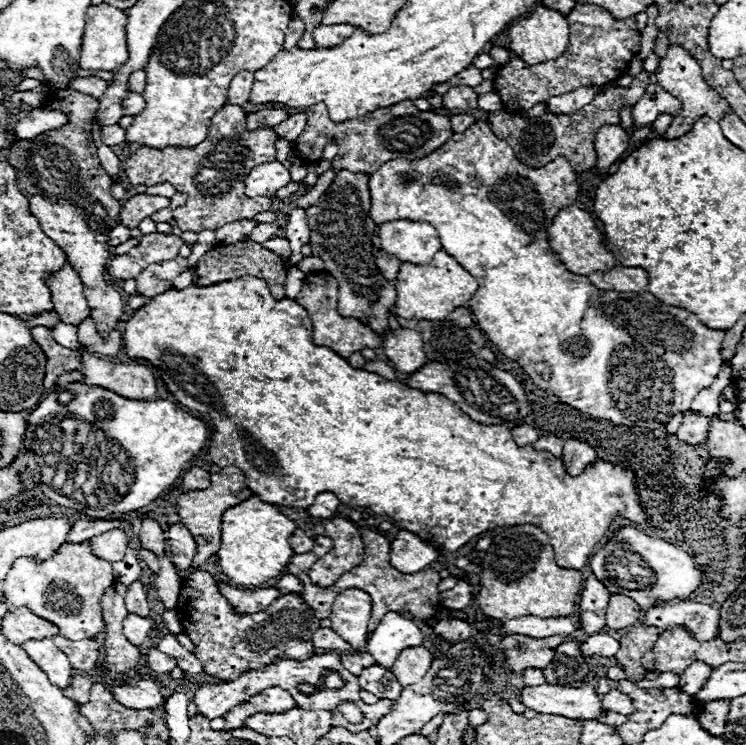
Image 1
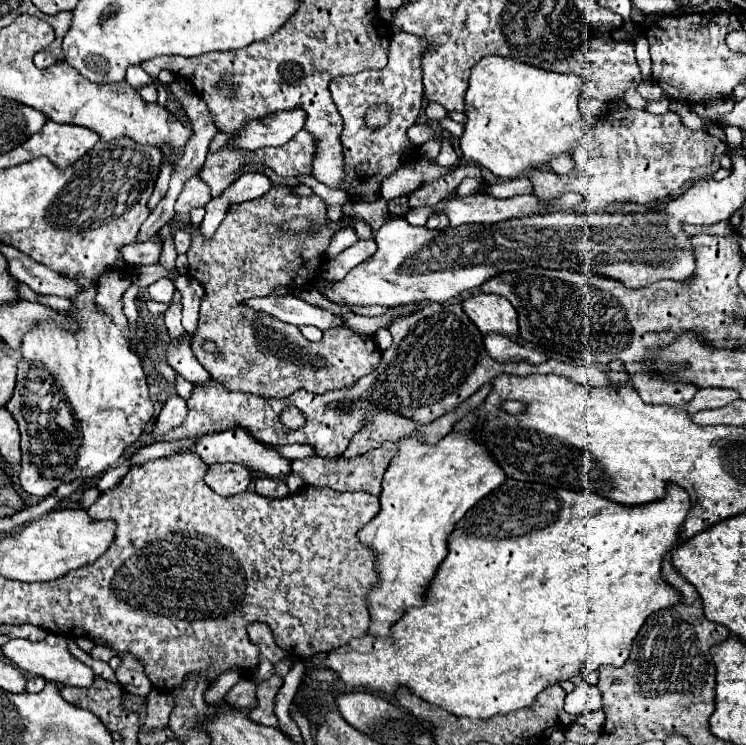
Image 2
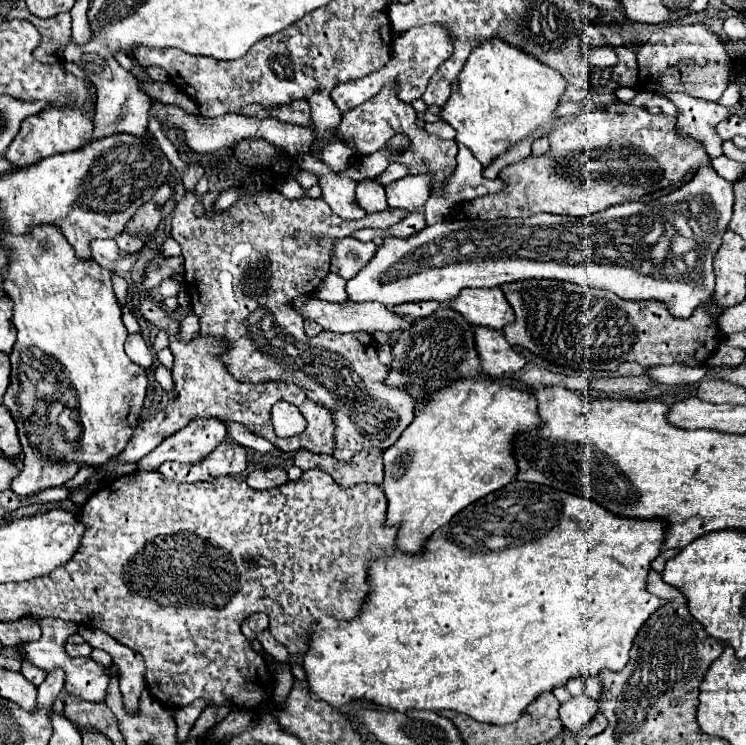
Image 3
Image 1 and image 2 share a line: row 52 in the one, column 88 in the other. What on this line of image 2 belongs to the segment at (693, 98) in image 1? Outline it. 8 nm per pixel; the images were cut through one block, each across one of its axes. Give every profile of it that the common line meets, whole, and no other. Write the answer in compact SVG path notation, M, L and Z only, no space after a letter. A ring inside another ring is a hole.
M48 634L42 642L30 642L30 640L10 640L8 644L2 646L2 654L20 670L32 674L32 676L42 676L48 682L60 684L60 686L80 686L80 688L90 688L94 682L94 672L86 664L82 664L78 658L74 658L68 652L68 642L62 634Z

